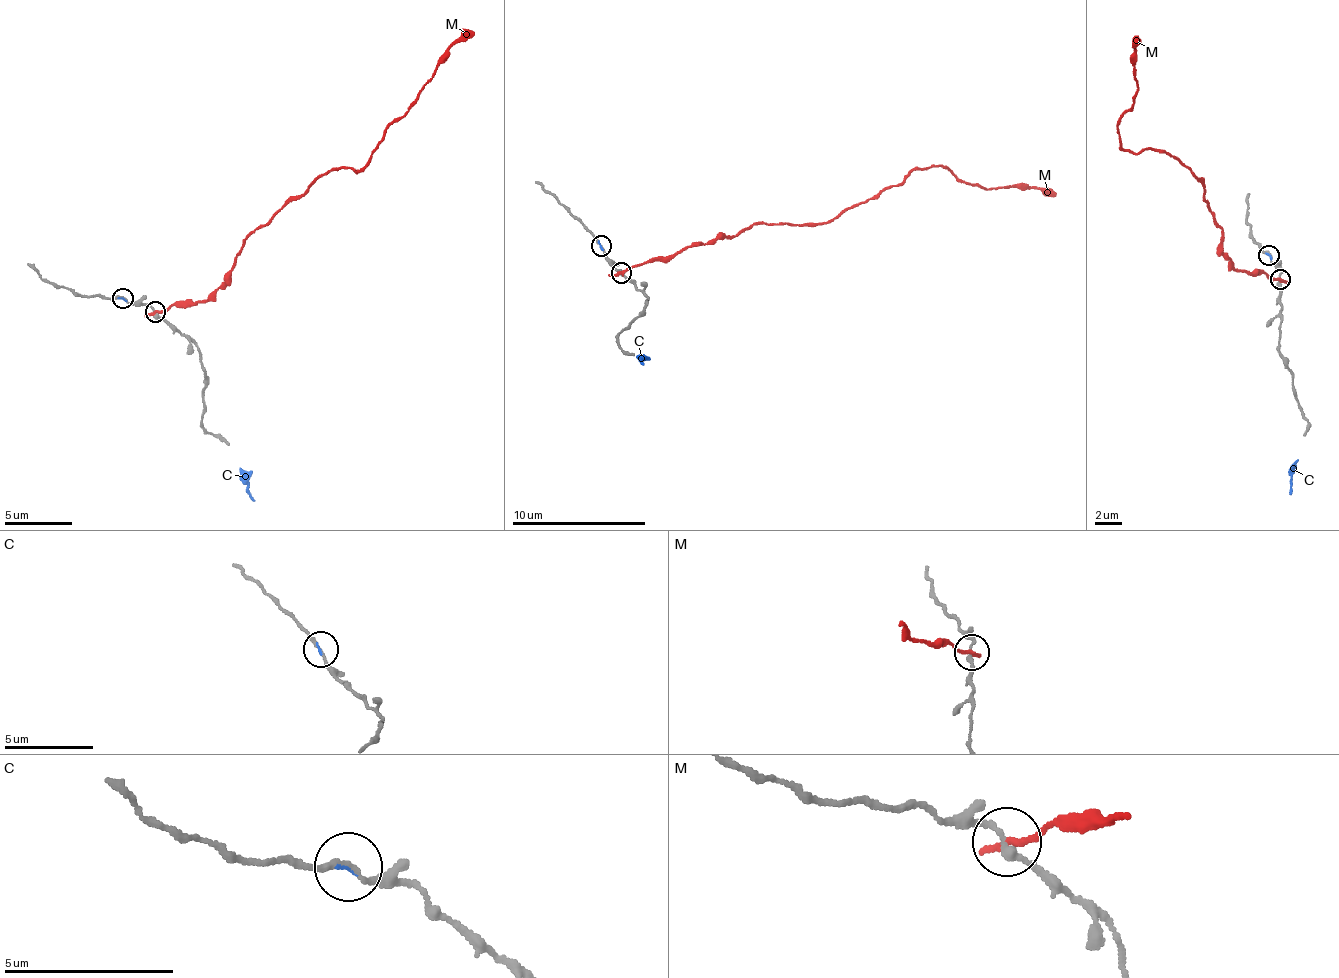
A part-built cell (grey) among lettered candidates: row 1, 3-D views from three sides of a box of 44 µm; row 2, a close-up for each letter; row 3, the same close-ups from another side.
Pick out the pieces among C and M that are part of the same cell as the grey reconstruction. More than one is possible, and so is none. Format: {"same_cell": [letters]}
{"same_cell": ["C"]}

